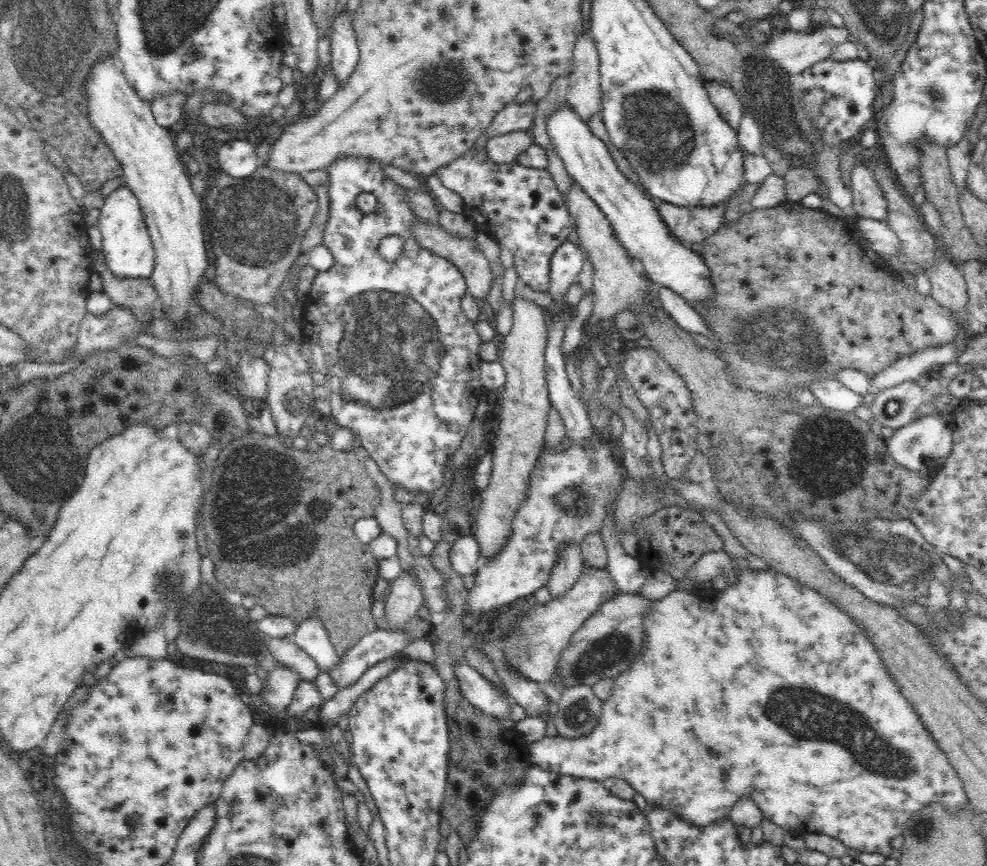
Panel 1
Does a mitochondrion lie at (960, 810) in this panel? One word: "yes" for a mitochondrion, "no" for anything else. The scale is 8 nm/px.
no

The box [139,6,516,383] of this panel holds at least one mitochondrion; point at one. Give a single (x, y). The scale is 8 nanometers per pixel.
(257, 224)

